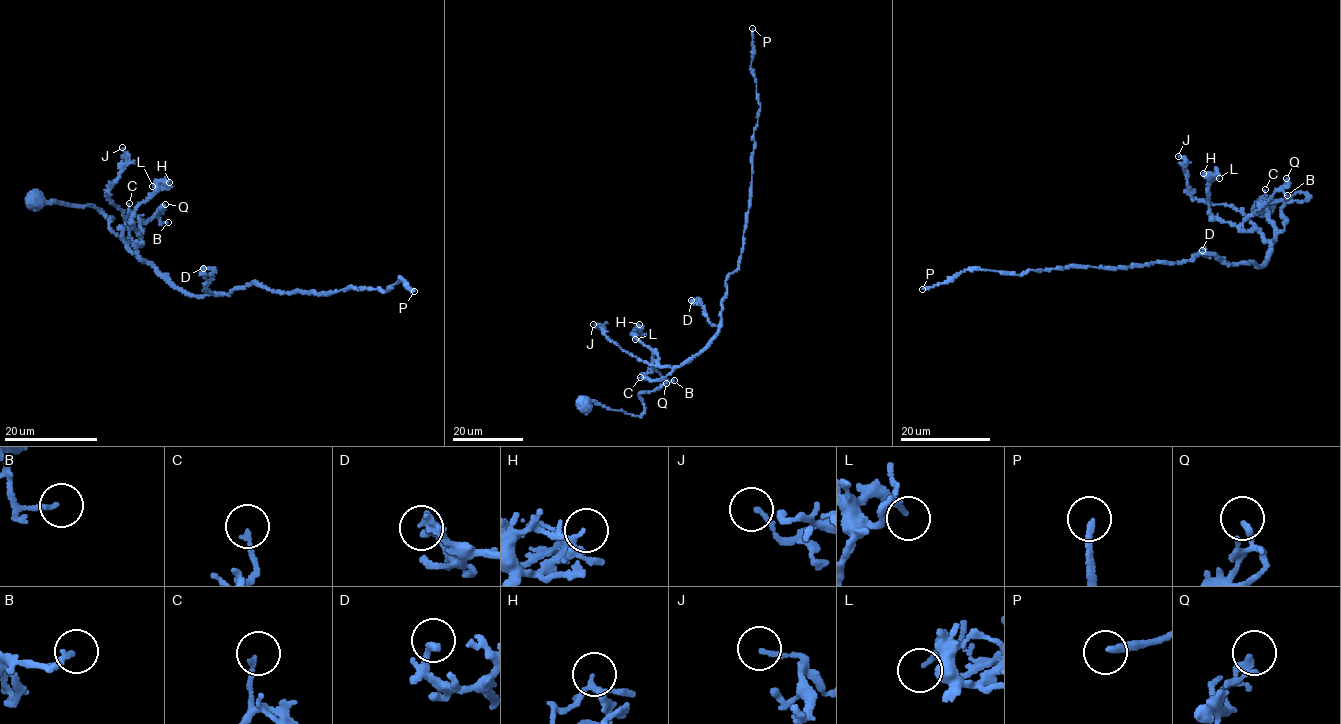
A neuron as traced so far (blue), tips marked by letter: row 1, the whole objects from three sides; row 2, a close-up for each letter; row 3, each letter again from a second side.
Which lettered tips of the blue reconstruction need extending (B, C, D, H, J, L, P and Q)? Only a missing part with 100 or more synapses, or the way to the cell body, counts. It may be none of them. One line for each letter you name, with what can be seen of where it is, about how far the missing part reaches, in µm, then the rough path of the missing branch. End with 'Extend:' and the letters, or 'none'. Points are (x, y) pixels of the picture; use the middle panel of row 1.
P: place (752, 28); missing 160 µm
Extend: P

